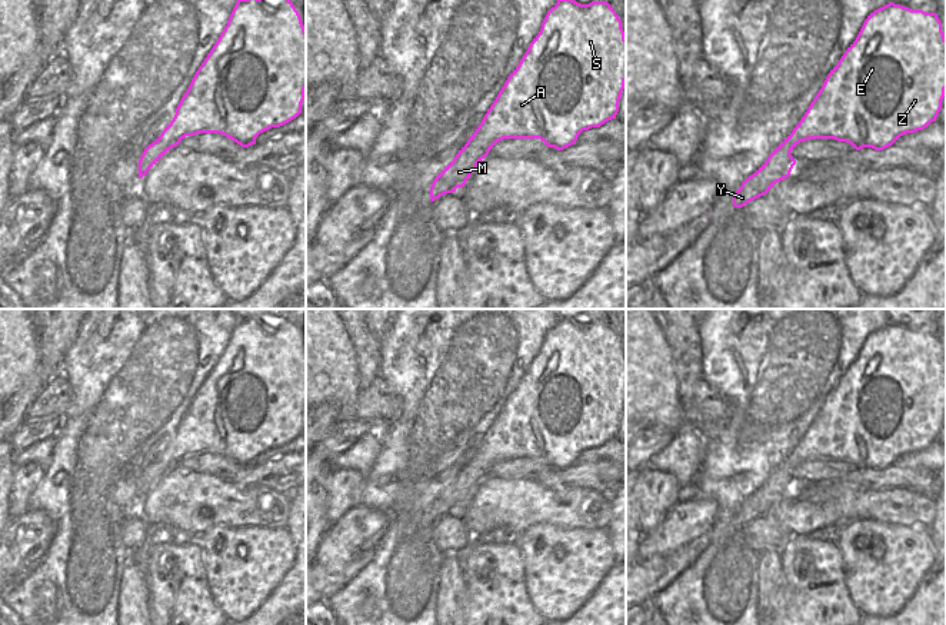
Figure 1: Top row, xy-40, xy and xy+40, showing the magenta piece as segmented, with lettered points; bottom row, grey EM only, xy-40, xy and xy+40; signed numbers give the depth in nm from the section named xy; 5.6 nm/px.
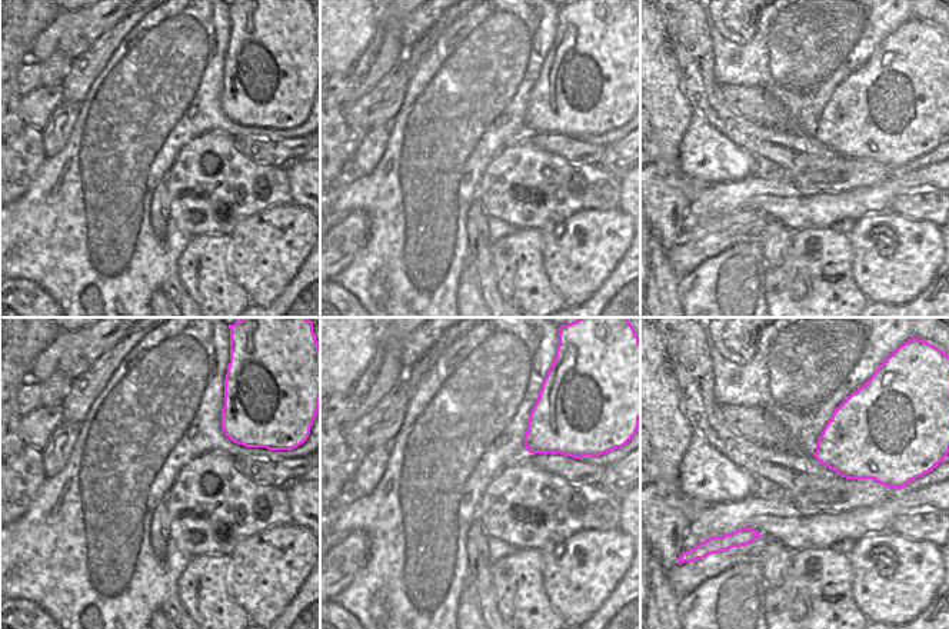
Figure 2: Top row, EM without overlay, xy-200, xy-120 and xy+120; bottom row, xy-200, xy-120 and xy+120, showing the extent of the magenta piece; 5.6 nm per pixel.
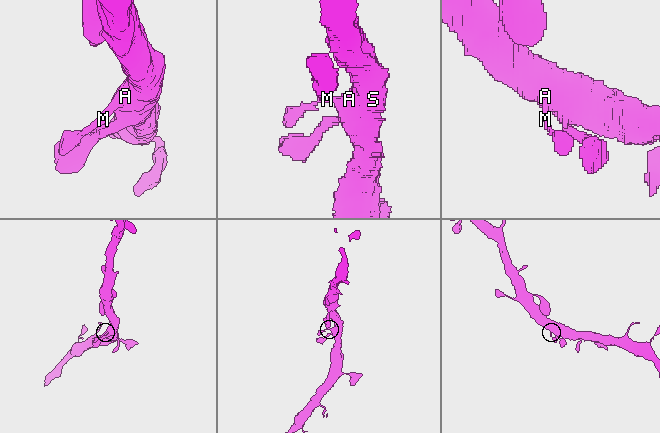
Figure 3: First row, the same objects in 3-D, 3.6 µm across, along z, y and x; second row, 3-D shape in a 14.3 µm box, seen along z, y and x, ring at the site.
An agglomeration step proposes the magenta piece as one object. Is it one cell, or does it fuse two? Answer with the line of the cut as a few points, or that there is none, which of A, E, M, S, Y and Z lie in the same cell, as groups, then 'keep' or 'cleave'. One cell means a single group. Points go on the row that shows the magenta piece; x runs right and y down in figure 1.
no cut; A E M S Y Z; keep

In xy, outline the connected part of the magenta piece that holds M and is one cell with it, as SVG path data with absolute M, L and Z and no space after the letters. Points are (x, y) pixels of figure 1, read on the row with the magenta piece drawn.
M557 0L556 6L547 11L539 34L530 43L519 66L507 77L476 132L433 180L430 200L434 202L440 196L463 187L476 166L503 139L540 139L546 146L557 150L576 144L583 130L600 127L606 122L616 119L624 82L626 39L622 20L613 7L607 1L580 4L574 0Z

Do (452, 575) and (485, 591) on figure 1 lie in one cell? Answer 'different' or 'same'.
different

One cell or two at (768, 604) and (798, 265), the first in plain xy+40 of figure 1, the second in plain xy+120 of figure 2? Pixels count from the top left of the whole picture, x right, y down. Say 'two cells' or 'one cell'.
two cells

